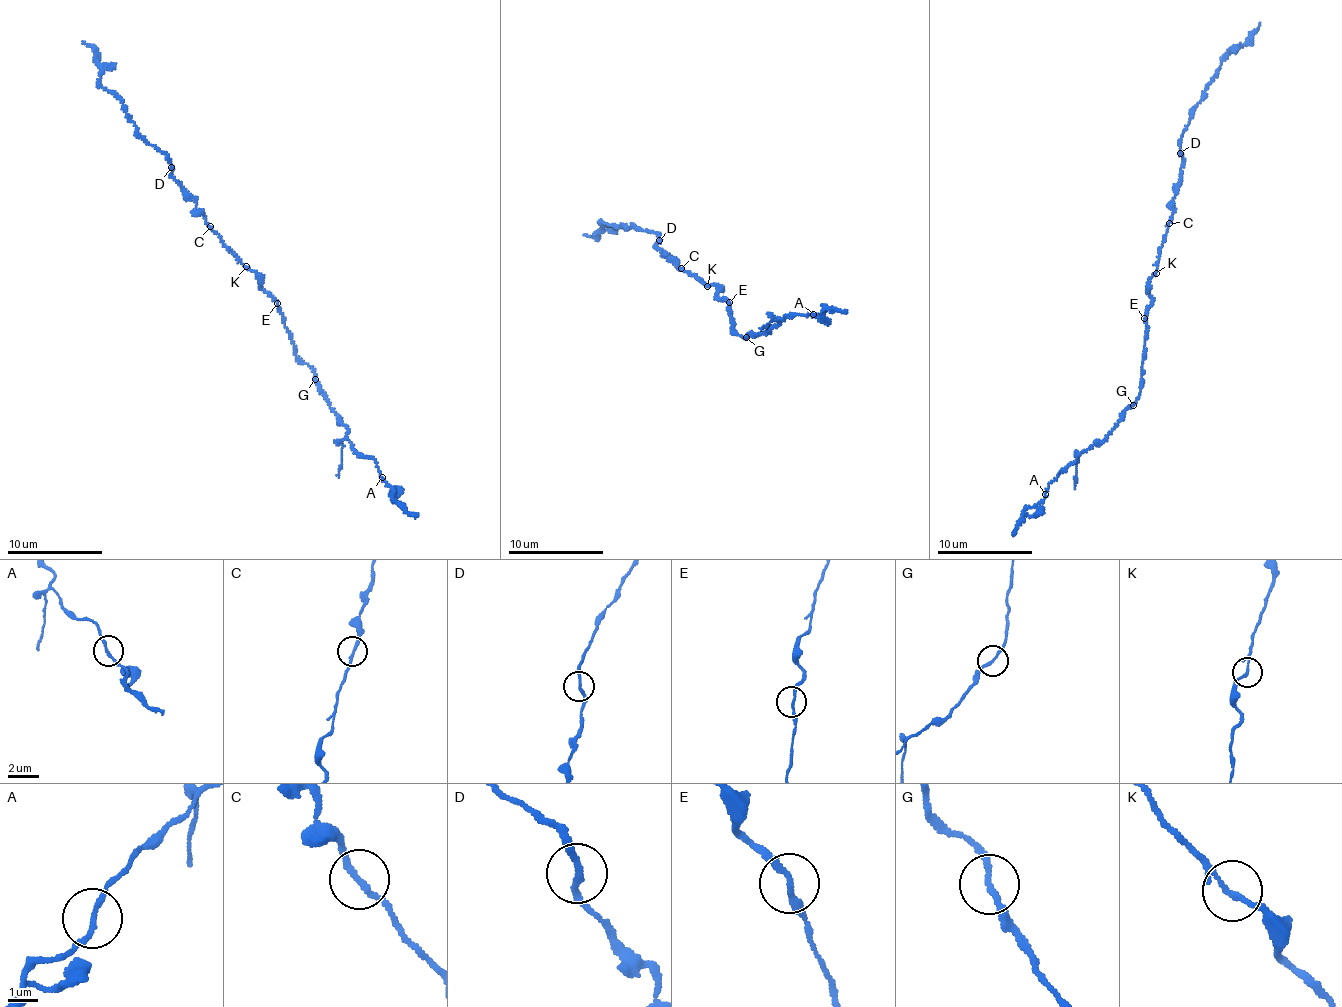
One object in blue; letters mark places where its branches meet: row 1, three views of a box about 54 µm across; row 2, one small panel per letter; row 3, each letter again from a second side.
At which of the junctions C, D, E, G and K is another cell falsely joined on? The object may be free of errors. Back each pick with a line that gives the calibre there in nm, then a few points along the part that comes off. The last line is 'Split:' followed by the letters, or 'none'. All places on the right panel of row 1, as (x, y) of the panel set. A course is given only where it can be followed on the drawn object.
G: Thickness 170 nm. Course of the part to remove: (1133, 406), (1110, 433), (1082, 451), (1057, 477), (1044, 497), (1023, 513), (1012, 535)
Split: G

